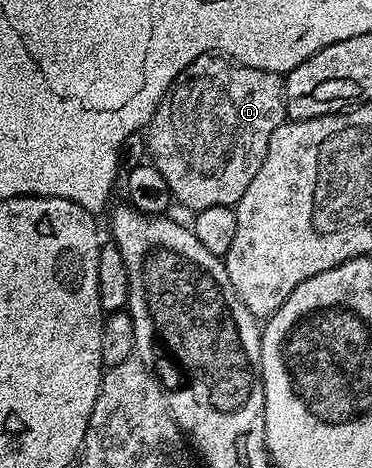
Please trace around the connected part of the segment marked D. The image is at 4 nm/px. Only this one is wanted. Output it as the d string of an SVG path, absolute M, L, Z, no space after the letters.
M202 54L197 60L193 60L193 64L189 64L175 77L174 84L168 88L162 100L159 101L159 107L156 108L155 115L151 117L151 121L146 127L145 137L149 162L165 178L165 183L168 184L170 190L170 197L176 203L179 201L181 205L188 206L191 212L218 206L235 207L239 203L241 196L245 196L245 188L249 188L249 184L253 184L253 176L257 176L257 168L261 168L261 164L265 160L265 152L269 148L269 136L273 136L273 132L277 132L279 125L287 118L287 109L283 99L283 83L284 79L273 72L240 66L222 56L213 54Z

